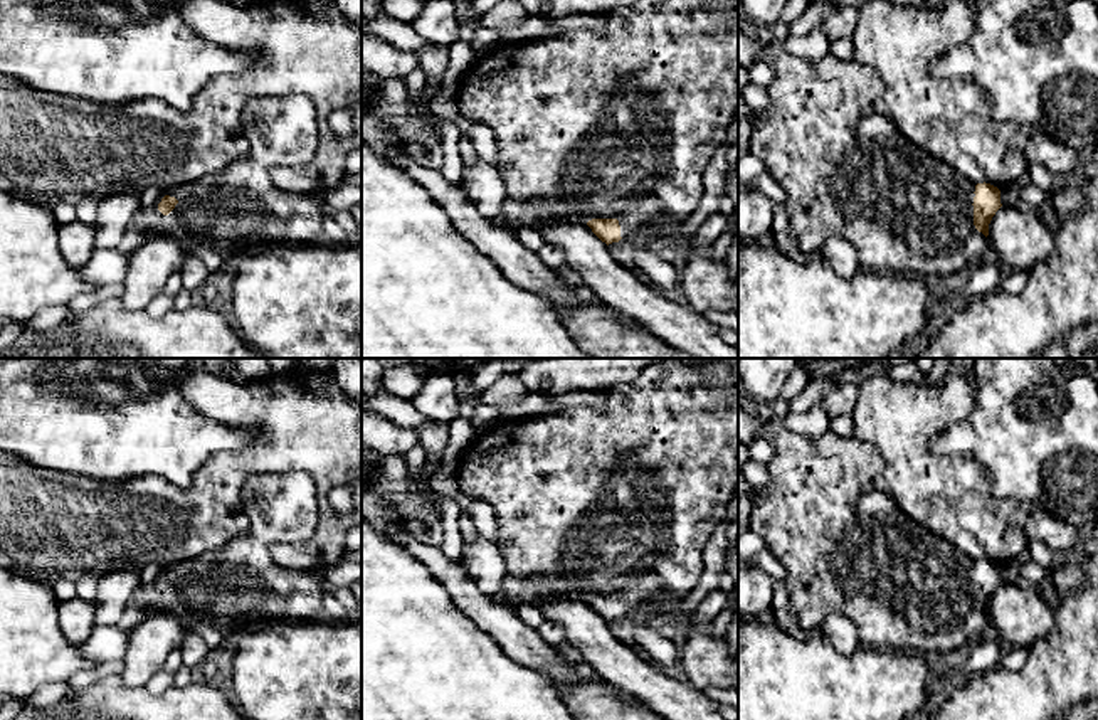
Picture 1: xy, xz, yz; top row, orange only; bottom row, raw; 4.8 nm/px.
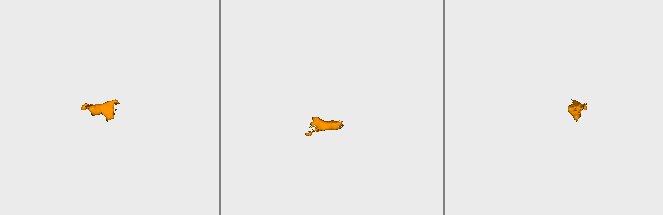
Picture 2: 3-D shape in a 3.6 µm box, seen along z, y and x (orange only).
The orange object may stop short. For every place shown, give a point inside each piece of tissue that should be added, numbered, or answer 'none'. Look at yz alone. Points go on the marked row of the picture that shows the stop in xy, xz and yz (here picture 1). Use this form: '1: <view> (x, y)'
1: yz (848, 170)

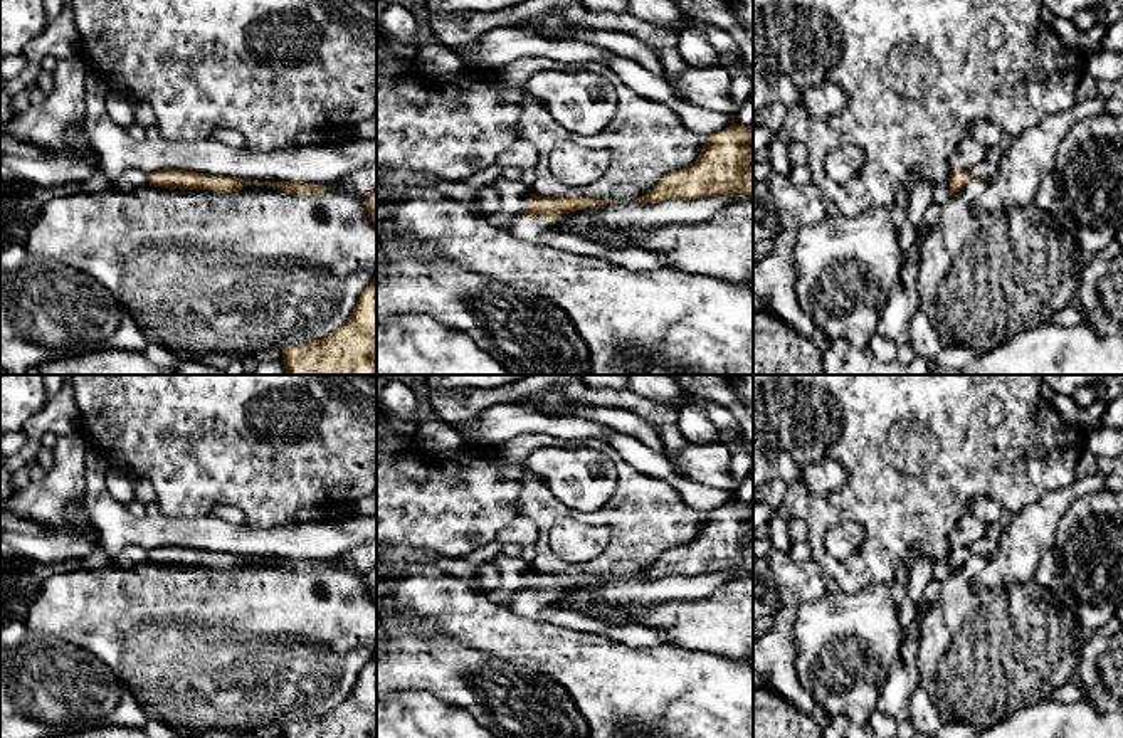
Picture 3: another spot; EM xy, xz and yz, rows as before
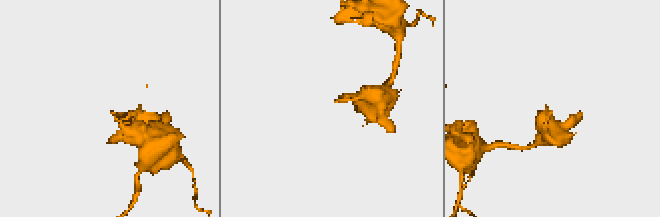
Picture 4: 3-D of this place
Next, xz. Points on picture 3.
1: xz (525, 227)

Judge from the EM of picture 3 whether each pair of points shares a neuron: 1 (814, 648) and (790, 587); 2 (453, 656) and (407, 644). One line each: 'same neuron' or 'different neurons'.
1: different neurons
2: same neuron

